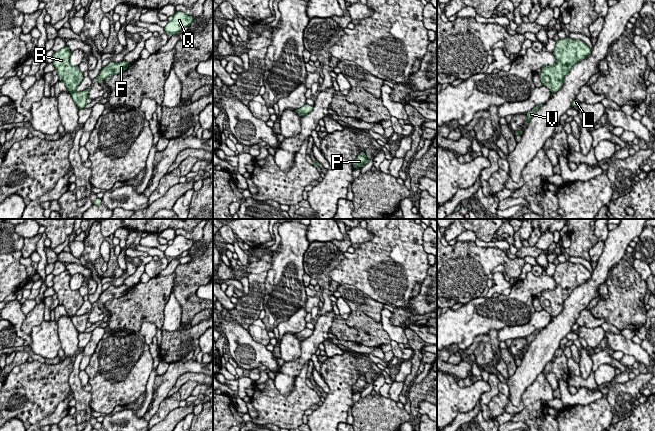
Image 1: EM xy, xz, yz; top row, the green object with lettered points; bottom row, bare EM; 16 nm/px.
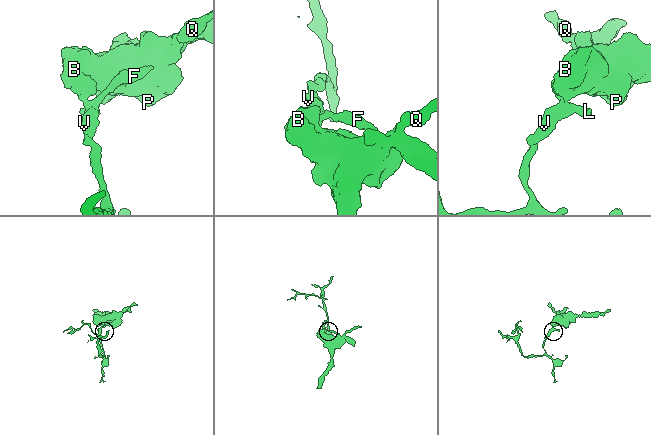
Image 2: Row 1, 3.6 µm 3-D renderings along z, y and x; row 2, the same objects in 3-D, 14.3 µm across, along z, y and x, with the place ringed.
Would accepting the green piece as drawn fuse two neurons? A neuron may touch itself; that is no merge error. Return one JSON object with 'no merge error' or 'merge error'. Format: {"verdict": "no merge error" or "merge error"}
{"verdict": "merge error"}

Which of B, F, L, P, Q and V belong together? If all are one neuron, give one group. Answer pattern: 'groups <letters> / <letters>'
groups B P Q / F L V

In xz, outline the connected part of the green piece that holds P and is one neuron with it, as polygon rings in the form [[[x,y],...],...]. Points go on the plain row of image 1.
[[[365,376],[359,377],[357,382],[353,385],[353,393],[364,390],[368,385]]]

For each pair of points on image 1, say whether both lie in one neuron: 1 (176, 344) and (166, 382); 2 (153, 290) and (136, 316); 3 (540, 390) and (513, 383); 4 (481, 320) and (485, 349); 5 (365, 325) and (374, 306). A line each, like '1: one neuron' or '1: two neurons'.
1: two neurons
2: one neuron
3: two neurons
4: two neurons
5: two neurons

